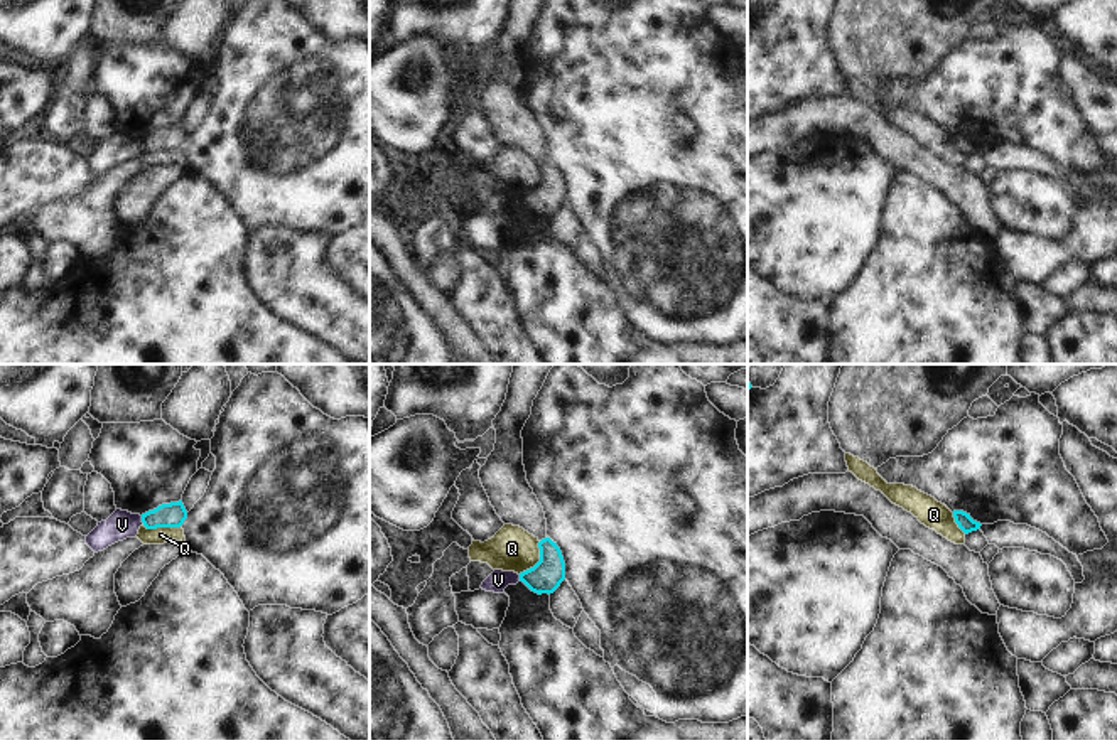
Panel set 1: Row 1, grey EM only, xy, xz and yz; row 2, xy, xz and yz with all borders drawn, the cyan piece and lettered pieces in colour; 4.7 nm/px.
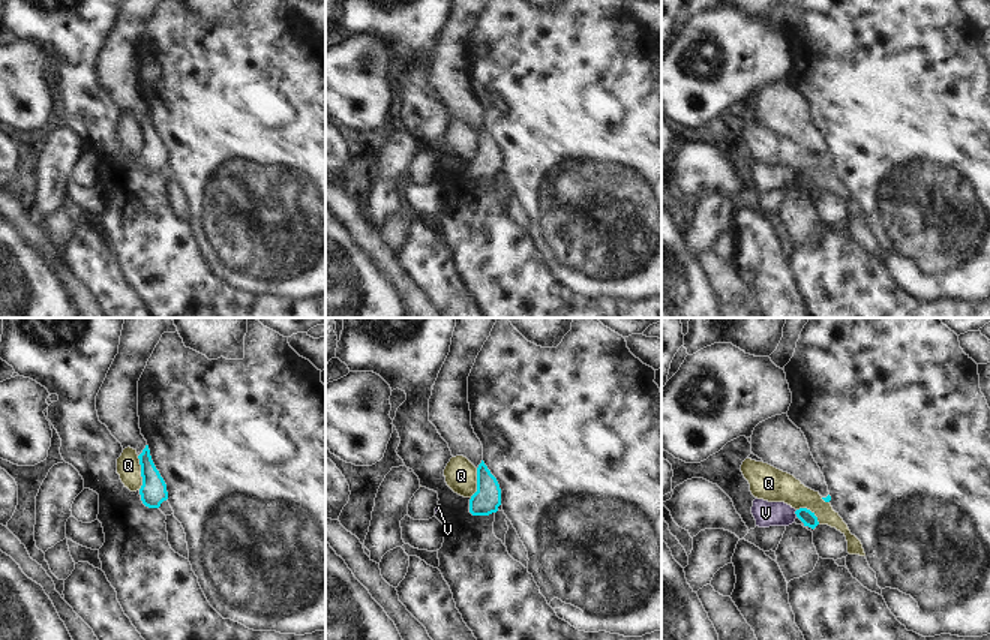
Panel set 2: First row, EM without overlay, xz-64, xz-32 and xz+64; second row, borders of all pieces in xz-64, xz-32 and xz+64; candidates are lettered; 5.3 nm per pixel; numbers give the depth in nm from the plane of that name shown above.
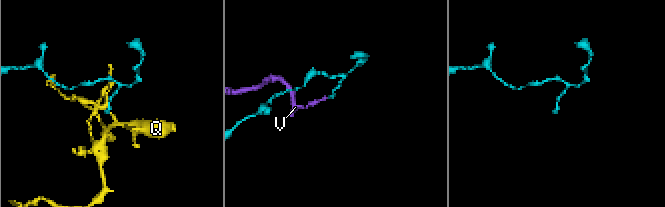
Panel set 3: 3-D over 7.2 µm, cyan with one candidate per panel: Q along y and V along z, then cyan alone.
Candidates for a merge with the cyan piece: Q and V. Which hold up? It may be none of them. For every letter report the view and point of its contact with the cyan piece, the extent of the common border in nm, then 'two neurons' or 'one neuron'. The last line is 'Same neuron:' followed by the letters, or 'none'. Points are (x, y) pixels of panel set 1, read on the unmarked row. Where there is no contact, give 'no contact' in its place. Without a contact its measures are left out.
Q: meets cyan in xz at (539, 184); contact 190 nm long; two neurons
V: meets cyan in xy at (142, 142); contact 40 nm long; two neurons
Same neuron: none

